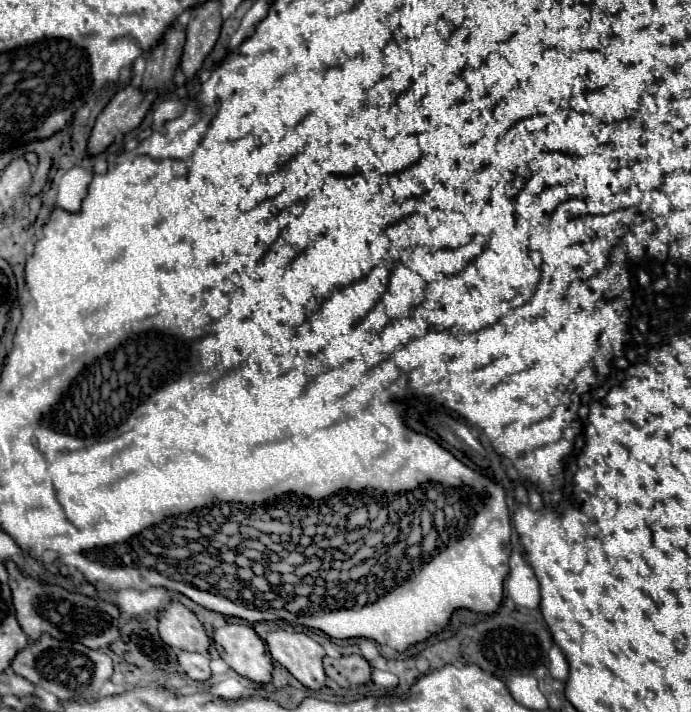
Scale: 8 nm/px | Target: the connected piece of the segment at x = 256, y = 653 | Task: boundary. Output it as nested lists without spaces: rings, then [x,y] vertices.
[[[230,623],[214,631],[214,645],[220,657],[242,677],[254,683],[270,683],[274,661],[266,643],[250,623]]]

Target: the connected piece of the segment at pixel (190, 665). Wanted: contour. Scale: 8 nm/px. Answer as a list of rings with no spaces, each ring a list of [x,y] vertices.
[[[178,651],[178,663],[180,663],[182,671],[194,681],[208,681],[210,675],[212,675],[212,671],[210,671],[210,655]]]

